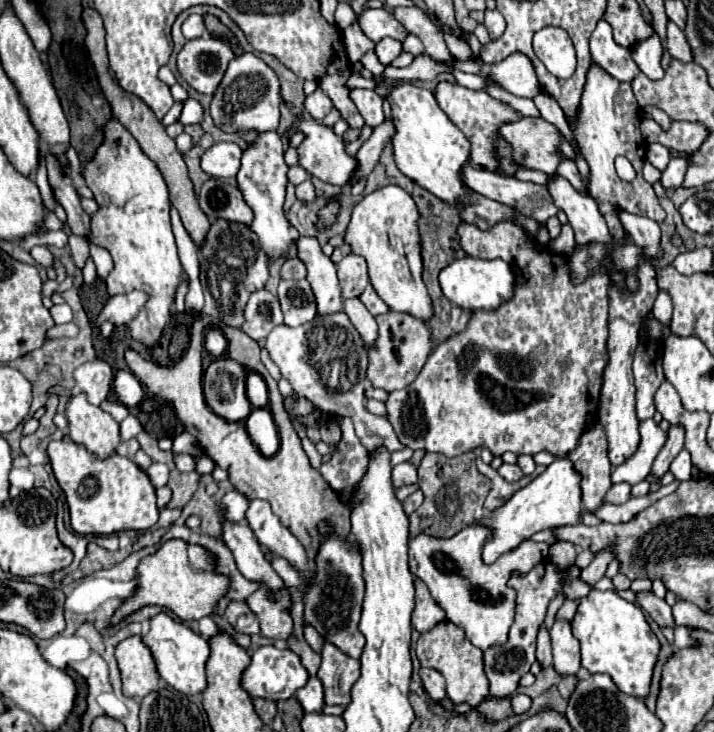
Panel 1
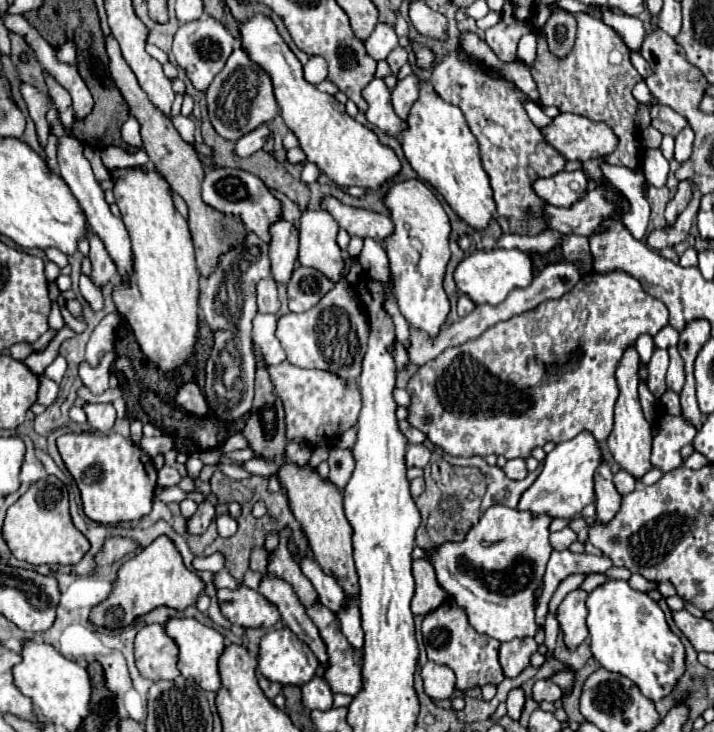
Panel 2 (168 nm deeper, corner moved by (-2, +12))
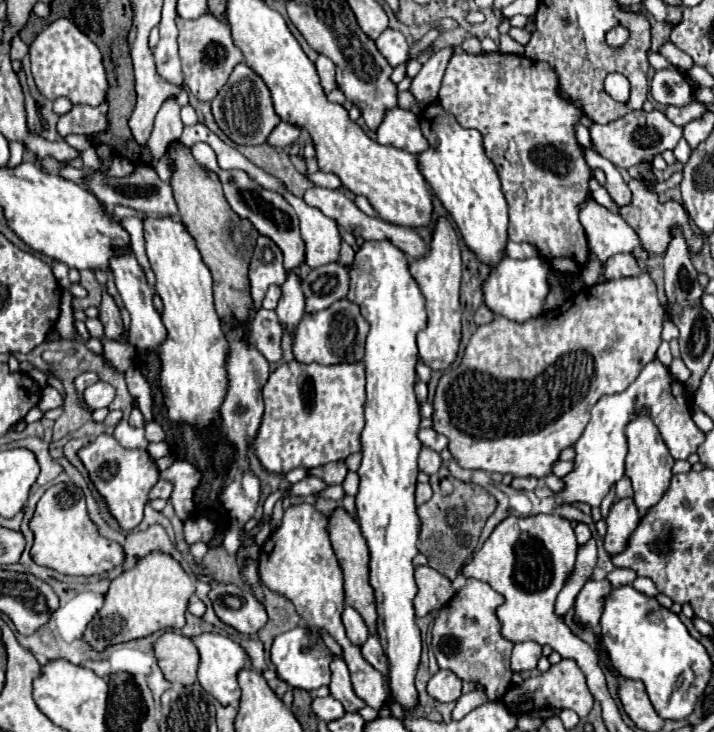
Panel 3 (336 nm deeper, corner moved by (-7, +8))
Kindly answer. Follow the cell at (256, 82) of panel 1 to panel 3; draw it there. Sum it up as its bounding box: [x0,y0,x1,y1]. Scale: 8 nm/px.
[212,62,280,146]

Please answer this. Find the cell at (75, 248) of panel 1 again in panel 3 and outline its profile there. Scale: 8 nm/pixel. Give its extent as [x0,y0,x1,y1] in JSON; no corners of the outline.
[56,104,108,138]

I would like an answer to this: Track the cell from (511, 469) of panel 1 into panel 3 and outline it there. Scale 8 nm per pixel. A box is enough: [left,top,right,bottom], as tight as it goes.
[512,476,538,490]

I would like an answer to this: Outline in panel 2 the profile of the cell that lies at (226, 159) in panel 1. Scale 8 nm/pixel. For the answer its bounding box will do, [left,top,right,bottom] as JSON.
[235,124,271,158]

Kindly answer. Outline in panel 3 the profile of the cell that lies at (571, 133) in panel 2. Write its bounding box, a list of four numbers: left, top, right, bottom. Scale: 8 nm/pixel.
[590,110,682,168]

